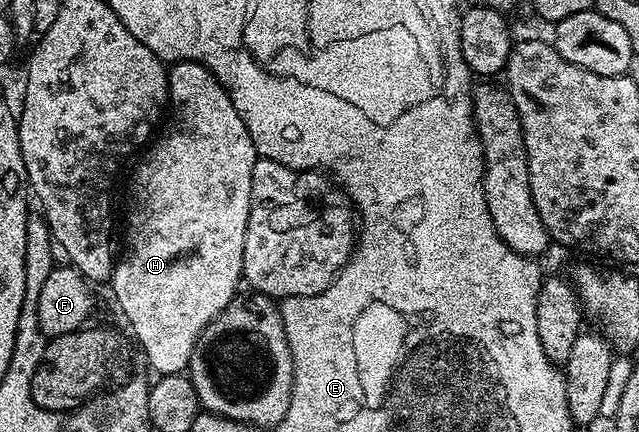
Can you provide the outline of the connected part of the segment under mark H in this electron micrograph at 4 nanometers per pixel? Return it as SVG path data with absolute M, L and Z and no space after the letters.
M178 60L168 73L167 104L170 109L177 109L169 125L168 120L164 125L165 133L156 137L157 145L155 140L144 153L145 161L133 176L133 189L129 192L133 209L125 232L125 253L122 256L120 253L114 263L111 281L113 296L157 376L184 373L199 334L238 295L237 283L240 285L243 280L243 242L253 185L251 170L259 158L227 90L202 64Z

